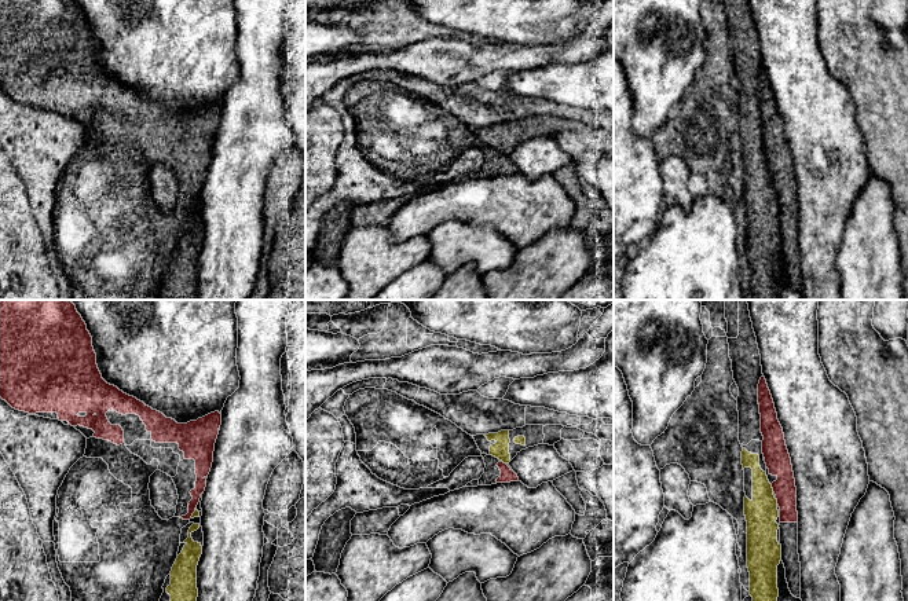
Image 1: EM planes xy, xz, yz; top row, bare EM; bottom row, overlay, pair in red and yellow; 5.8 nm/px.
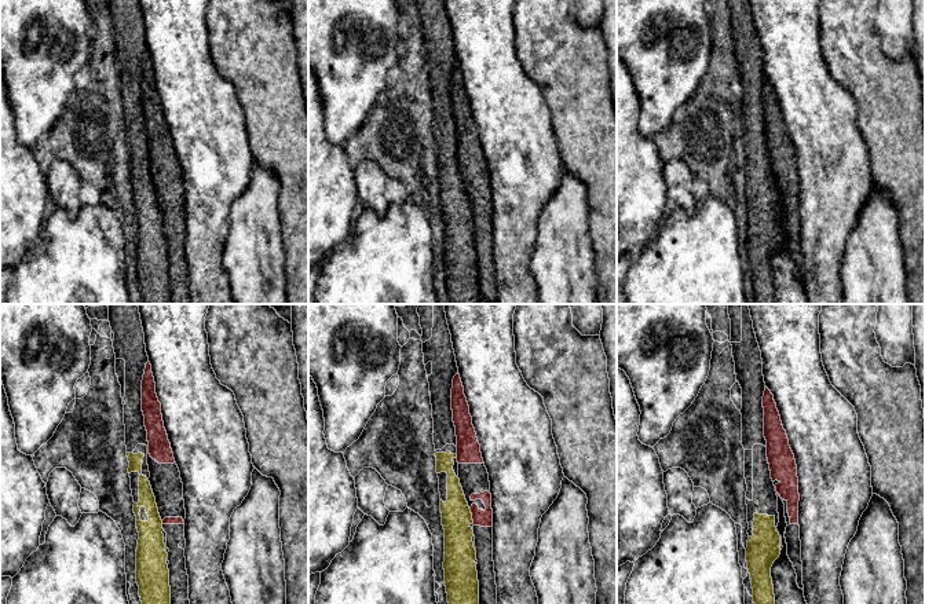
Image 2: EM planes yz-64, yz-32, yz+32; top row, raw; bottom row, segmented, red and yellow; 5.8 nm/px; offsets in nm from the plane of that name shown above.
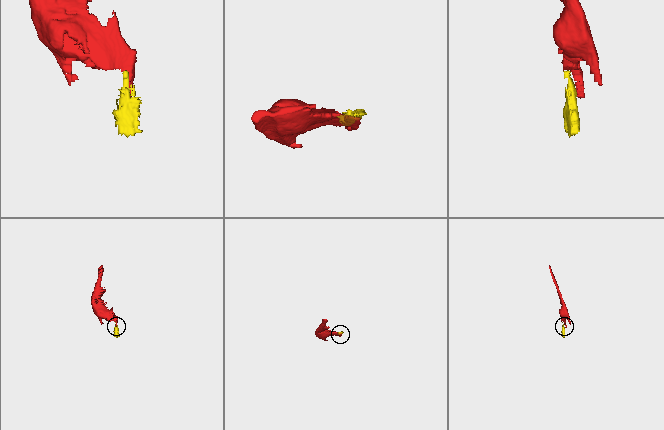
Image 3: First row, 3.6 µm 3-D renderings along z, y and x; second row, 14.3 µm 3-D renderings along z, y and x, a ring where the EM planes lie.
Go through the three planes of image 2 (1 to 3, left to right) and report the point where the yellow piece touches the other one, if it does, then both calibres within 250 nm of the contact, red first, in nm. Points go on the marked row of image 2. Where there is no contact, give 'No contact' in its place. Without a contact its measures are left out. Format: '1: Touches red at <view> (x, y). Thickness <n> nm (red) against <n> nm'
1: Touches red at yz-64 (163, 522). Thickness 50 nm (red) against 180 nm
2: Touches red at yz-32 (472, 516). Thickness 100 nm (red) against 190 nm
3: No contact

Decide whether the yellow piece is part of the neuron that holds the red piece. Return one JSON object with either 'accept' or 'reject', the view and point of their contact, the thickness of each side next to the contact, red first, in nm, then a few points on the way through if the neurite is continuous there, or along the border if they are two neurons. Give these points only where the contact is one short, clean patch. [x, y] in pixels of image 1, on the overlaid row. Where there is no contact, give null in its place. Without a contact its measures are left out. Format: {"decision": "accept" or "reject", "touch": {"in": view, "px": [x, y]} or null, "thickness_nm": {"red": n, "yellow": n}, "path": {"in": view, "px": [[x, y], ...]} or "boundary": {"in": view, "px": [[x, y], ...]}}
{"decision": "reject", "touch": {"in": "yz", "px": [772, 487]}, "thickness_nm": {"red": 150, "yellow": 190}, "boundary": {"in": "yz", "px": [[771, 484], [773, 491]]}}

